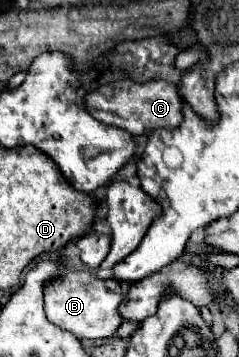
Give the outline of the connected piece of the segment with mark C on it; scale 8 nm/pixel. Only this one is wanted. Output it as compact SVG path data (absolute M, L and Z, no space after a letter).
M117 80L91 92L85 98L85 106L93 118L105 124L113 124L123 130L129 130L135 136L141 136L141 134L155 132L155 130L179 128L179 122L183 122L185 100L179 94L179 88L175 84L169 84L163 80L153 80L145 84L137 84L131 80Z

